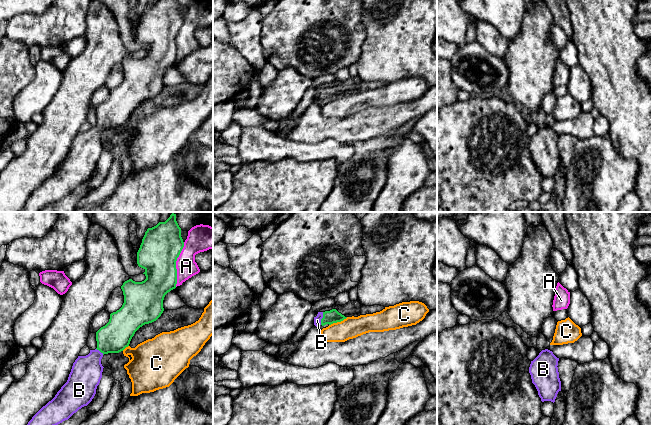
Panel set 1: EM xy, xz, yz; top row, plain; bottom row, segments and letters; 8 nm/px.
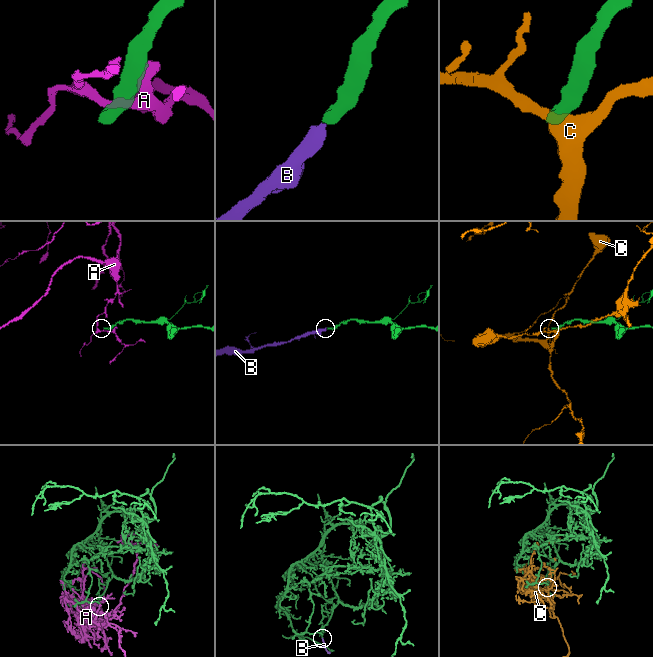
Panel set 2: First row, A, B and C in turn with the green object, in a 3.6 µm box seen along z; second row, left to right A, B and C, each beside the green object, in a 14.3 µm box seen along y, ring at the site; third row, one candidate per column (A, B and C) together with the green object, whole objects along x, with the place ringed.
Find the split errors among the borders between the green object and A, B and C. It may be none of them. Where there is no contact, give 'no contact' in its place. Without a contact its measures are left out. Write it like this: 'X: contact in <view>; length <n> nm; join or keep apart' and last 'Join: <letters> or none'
A: contact in xy; length 360 nm; keep apart
B: contact in xz; length 110 nm; join
C: contact in xz; length 170 nm; keep apart
Join: B

